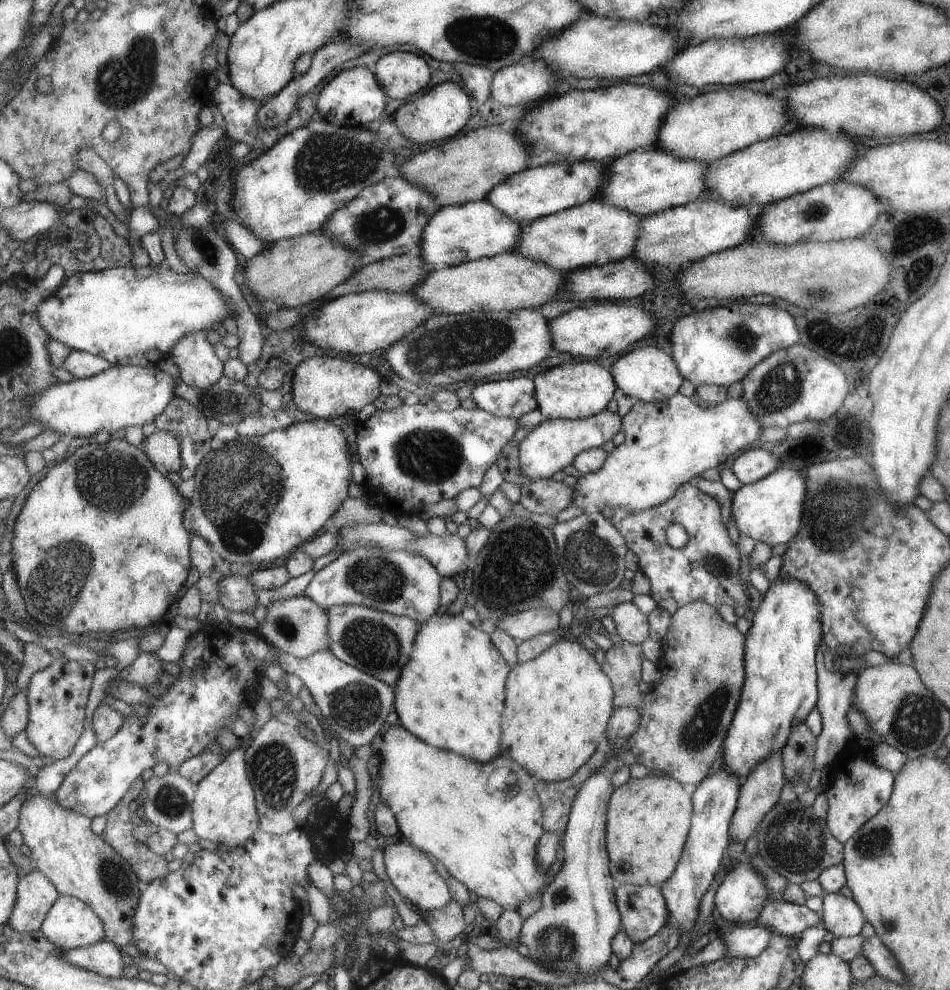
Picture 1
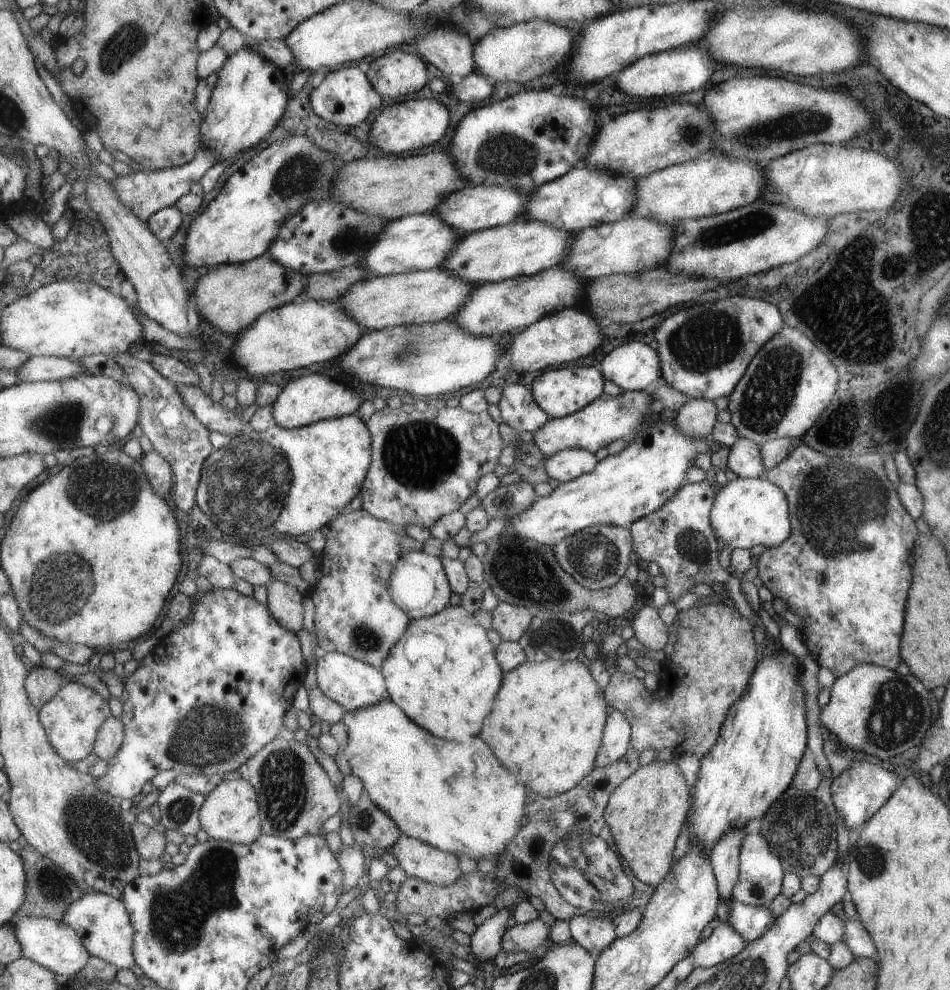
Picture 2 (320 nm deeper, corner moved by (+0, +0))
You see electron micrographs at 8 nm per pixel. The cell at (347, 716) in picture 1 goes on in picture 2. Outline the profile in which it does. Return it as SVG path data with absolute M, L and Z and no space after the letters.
M337 651L325 652L316 665L317 686L321 687L329 698L342 704L349 712L377 704L381 699L390 698L386 676L382 669L375 665Z

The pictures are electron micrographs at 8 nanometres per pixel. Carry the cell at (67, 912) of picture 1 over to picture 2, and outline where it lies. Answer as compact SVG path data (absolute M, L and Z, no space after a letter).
M89 889L83 898L71 903L63 921L77 931L91 956L106 960L119 970L130 969L136 964L134 957L136 930L123 898L119 899L101 890Z

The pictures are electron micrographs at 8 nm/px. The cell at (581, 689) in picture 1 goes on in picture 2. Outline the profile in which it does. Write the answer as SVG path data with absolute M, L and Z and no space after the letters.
M583 658L572 661L549 659L540 663L528 660L505 676L503 688L495 700L491 716L487 716L481 736L491 748L495 748L495 754L505 768L515 774L529 792L554 797L577 786L591 772L602 740L603 722L606 722L605 700L591 678L587 661Z

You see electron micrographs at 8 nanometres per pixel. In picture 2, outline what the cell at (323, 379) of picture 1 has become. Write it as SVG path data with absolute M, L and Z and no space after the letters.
M314 374L289 382L272 406L272 414L275 424L294 429L325 419L357 413L363 401L363 396L357 390L327 376Z

